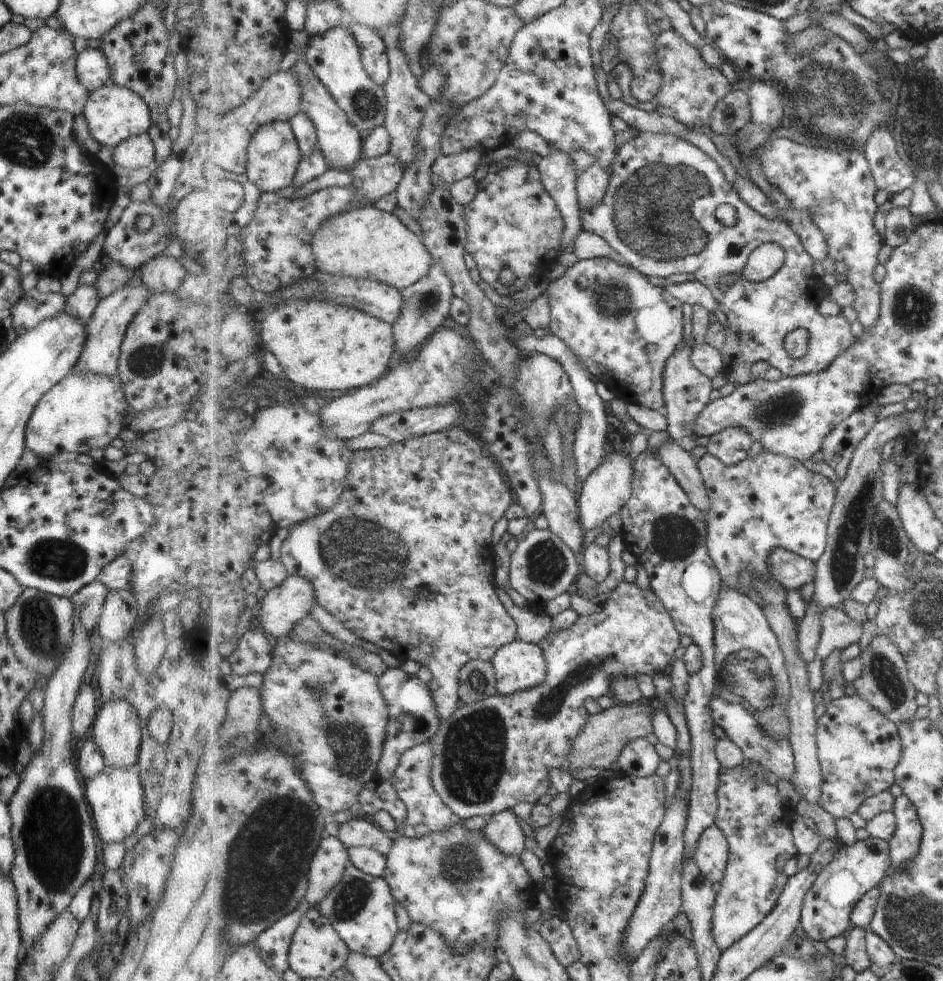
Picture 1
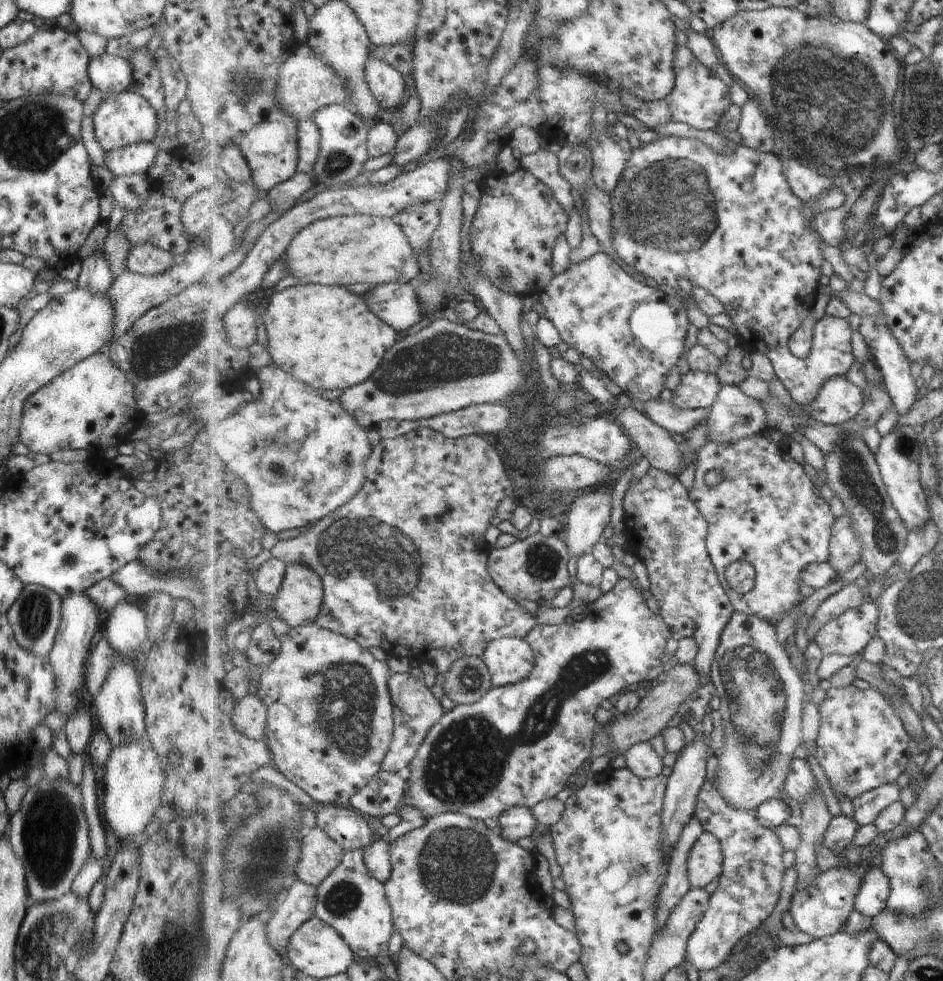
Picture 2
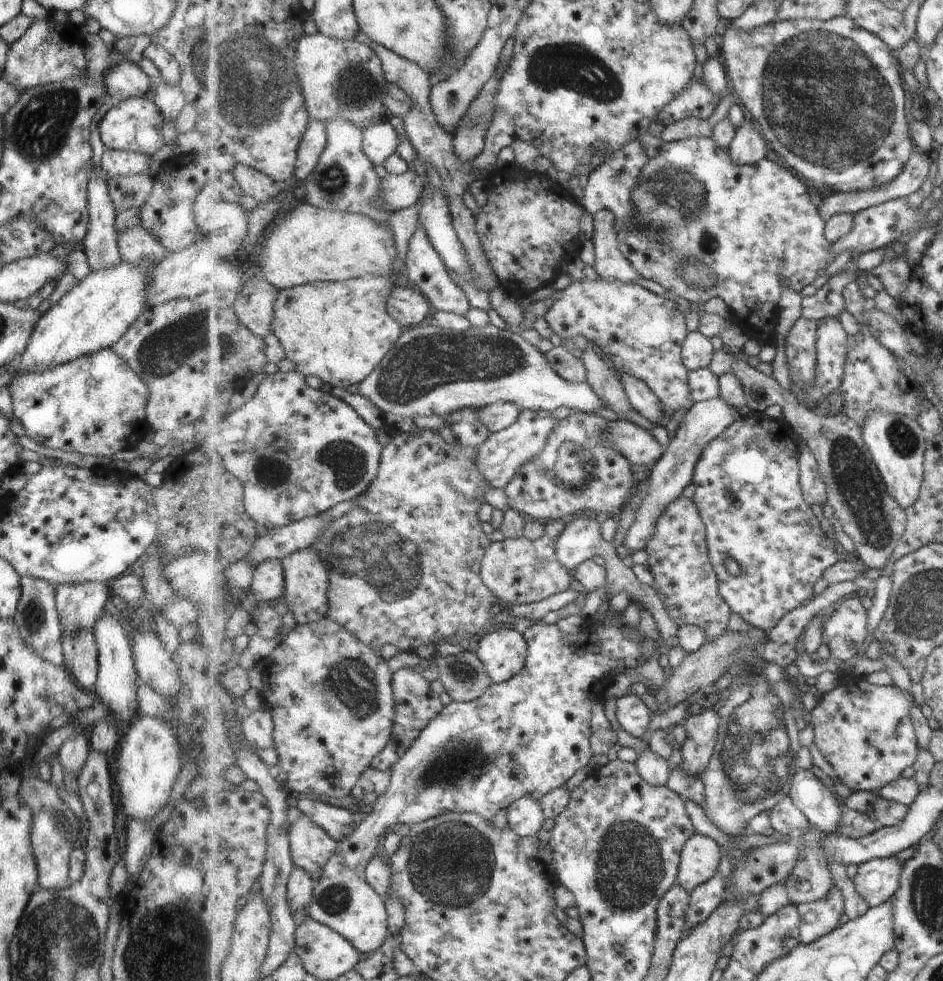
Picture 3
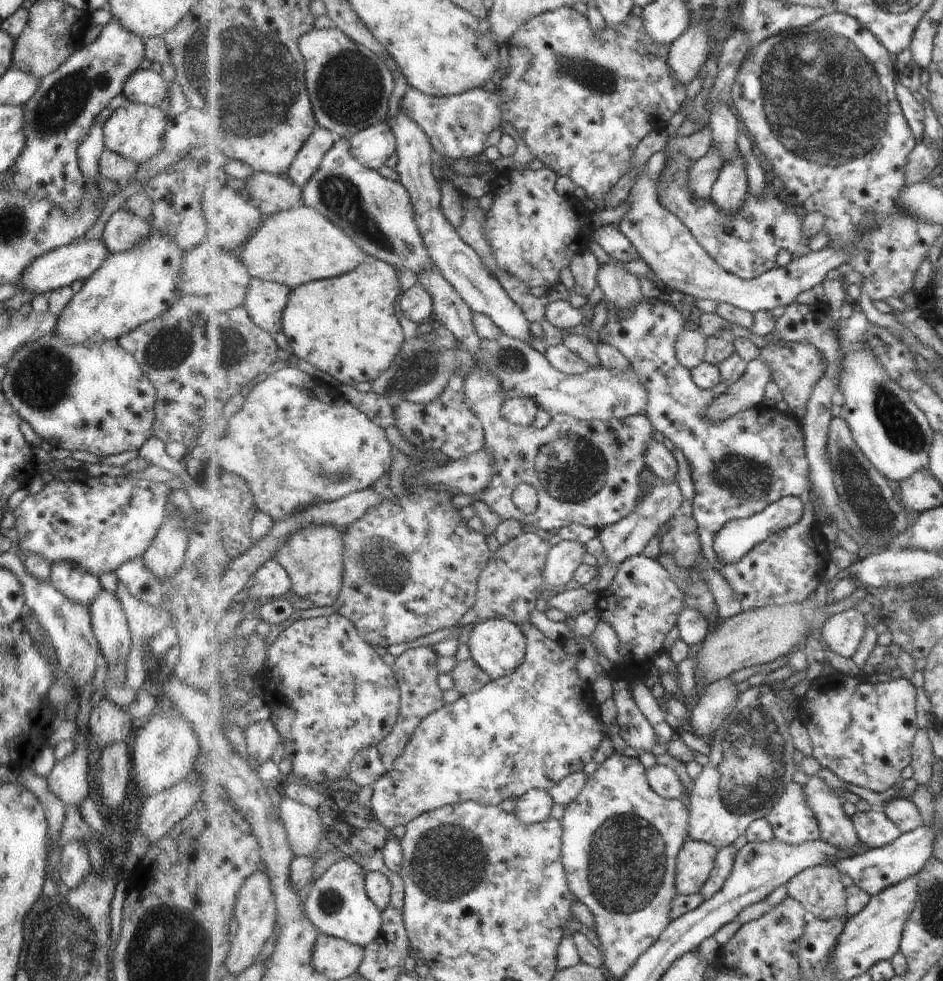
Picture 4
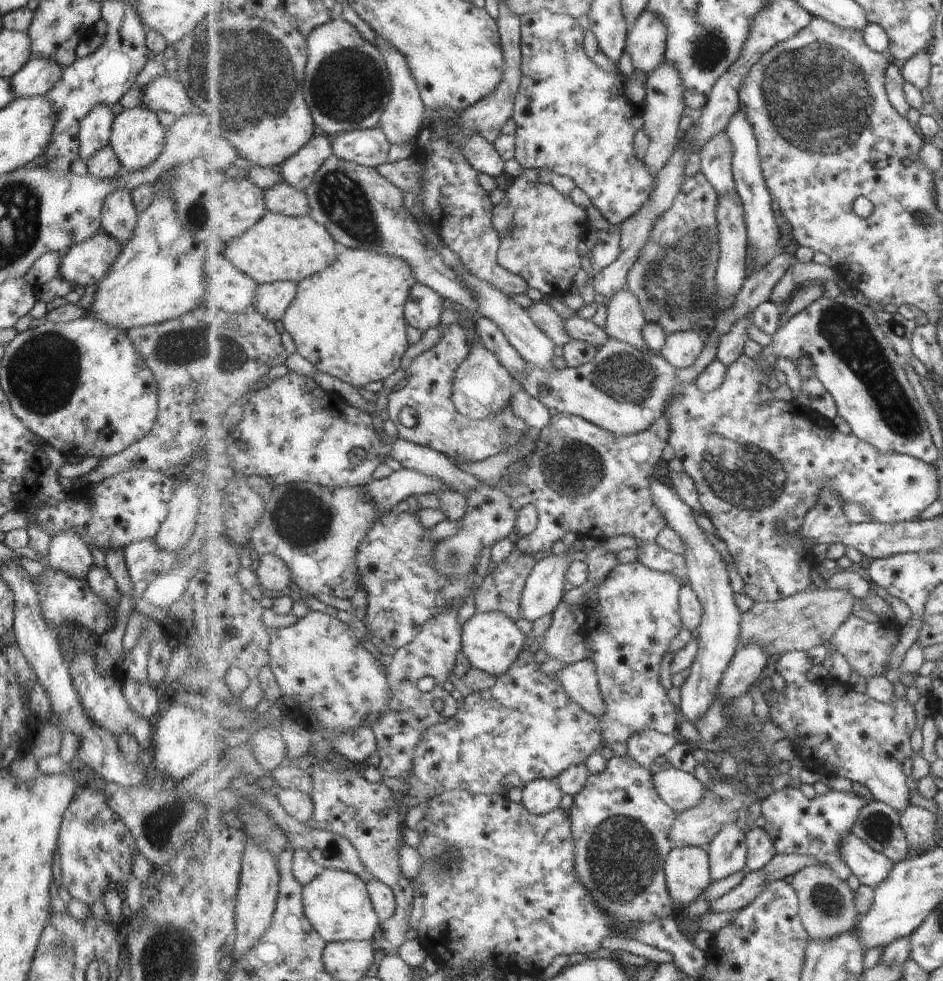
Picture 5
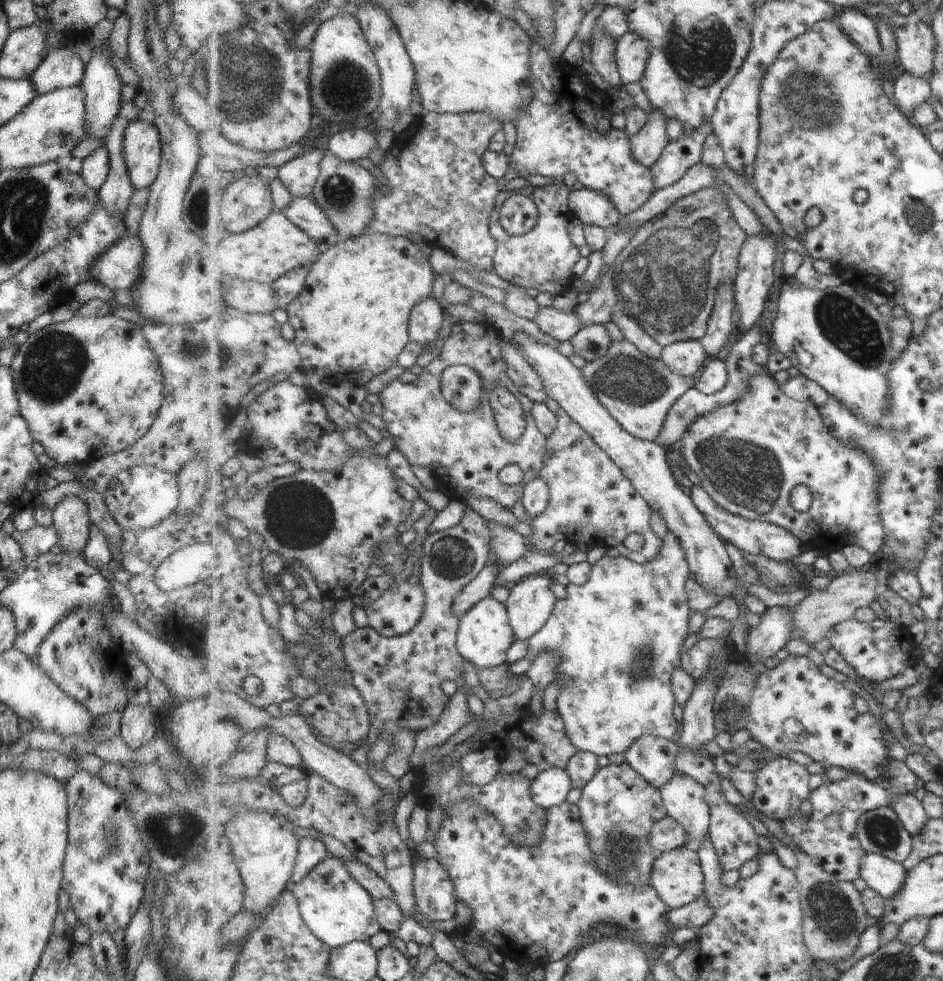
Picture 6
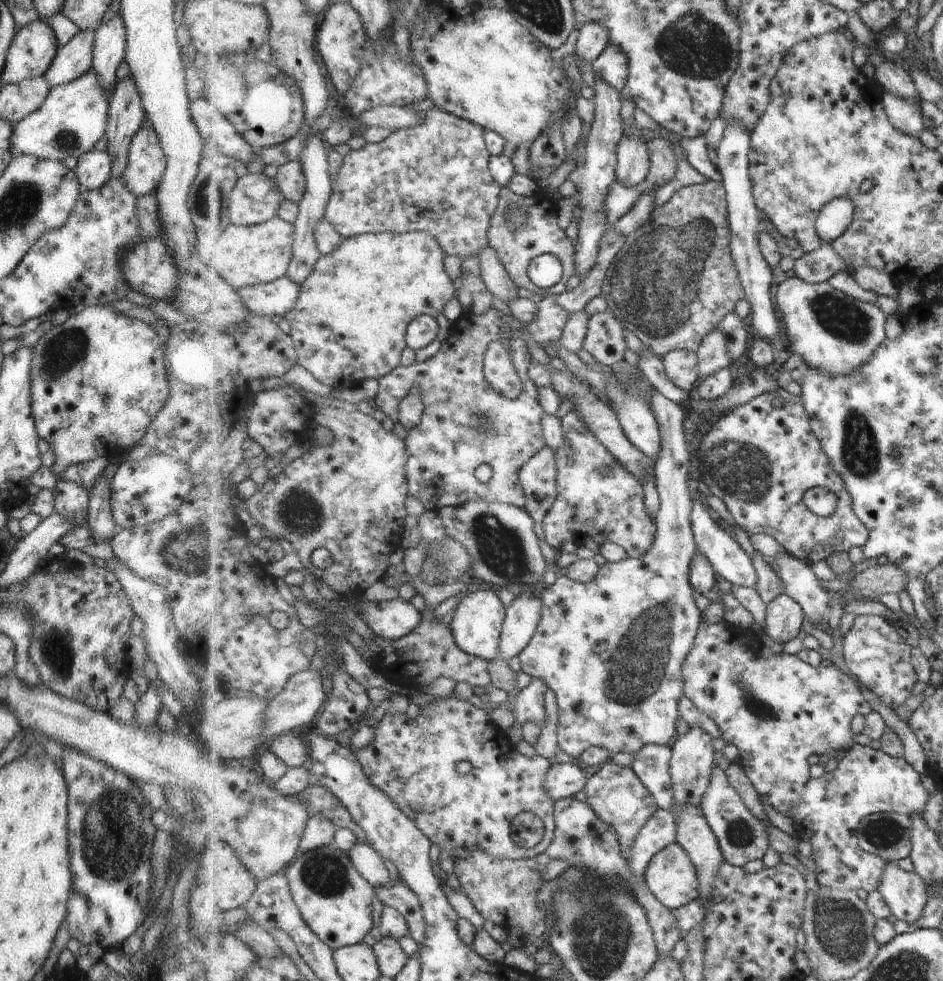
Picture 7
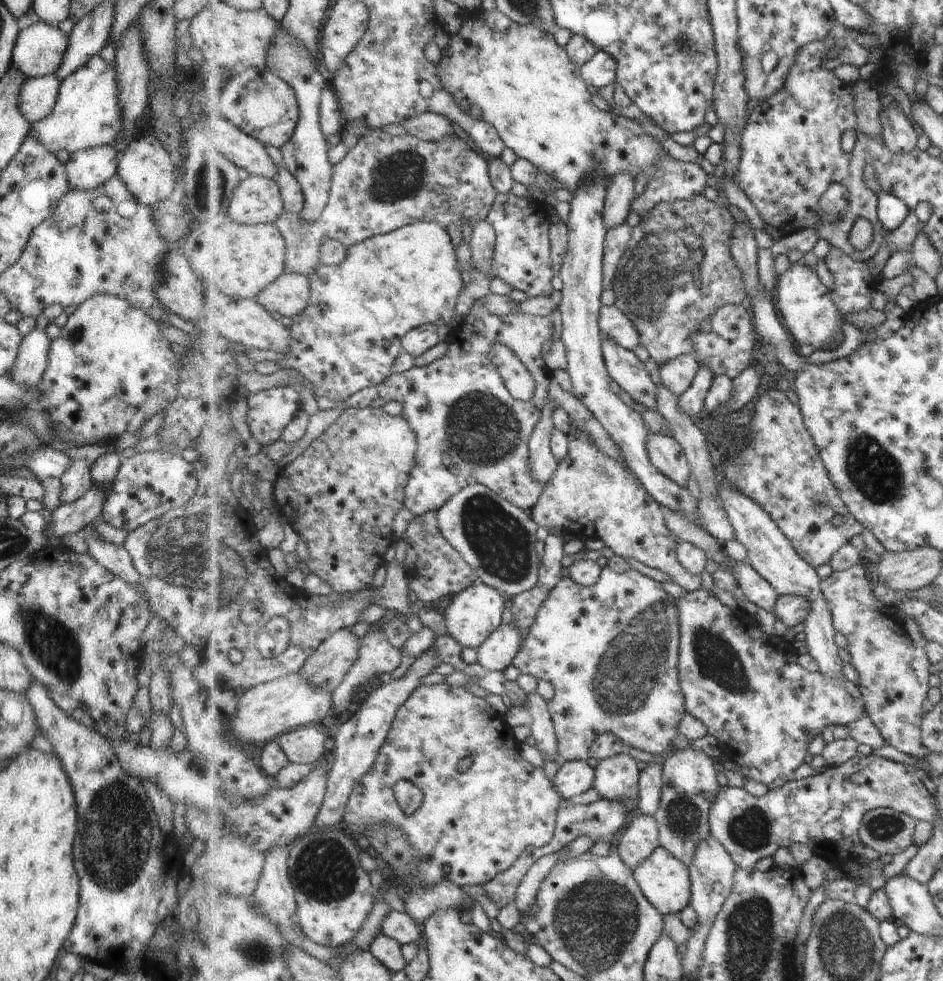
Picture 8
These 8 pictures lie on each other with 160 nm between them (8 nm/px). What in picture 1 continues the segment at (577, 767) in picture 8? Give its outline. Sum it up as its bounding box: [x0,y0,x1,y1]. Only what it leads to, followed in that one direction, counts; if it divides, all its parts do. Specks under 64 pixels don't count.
[480,809,528,857]

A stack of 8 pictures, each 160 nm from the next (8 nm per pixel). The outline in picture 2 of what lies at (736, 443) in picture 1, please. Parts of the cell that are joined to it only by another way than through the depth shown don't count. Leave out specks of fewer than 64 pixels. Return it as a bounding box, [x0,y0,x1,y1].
[707,385,767,445]

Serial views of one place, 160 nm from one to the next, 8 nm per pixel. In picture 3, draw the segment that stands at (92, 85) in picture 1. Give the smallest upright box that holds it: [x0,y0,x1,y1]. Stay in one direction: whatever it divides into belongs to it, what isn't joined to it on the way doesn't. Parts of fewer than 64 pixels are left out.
[102,61,151,100]

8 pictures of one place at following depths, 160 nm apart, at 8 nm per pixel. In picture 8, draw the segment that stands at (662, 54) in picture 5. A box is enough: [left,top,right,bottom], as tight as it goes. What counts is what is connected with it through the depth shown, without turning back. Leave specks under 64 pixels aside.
[580,51,618,88]

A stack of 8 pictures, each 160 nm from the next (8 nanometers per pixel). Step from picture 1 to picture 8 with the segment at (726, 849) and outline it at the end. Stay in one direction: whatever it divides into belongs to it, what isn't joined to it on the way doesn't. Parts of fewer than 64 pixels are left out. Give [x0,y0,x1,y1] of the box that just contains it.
[634,845,692,915]

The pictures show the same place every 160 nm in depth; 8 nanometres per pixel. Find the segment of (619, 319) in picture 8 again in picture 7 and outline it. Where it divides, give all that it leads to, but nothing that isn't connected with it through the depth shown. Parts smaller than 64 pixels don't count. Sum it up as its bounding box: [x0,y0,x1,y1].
[584,307,627,366]

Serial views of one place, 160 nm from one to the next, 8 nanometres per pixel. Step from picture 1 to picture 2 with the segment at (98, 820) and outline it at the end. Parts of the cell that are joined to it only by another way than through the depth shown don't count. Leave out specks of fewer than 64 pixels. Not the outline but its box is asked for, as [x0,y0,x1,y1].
[102,736,164,839]

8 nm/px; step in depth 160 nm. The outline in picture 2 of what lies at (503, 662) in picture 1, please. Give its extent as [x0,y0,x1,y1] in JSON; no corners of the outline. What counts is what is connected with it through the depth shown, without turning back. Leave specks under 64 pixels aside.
[482,637,535,687]

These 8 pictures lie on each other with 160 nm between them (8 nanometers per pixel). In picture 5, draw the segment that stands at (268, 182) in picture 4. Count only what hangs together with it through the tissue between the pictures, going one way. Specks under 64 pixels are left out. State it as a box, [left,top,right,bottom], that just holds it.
[264,181,310,217]

